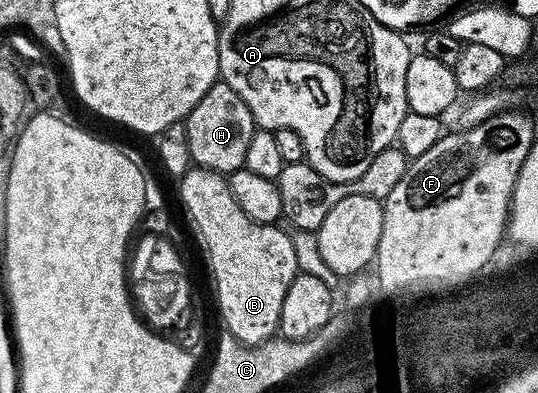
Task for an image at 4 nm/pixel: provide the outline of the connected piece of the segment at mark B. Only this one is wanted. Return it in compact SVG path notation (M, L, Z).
M191 168L179 179L180 202L184 205L184 214L196 233L196 242L208 261L208 270L212 273L212 282L216 285L216 302L220 305L220 314L224 317L227 333L243 342L246 346L257 346L267 342L279 331L279 317L282 316L282 304L287 289L296 279L299 271L298 260L292 235L287 229L279 230L279 225L267 226L261 222L250 220L242 208L238 208L238 200L234 200L234 192L230 192L227 177L212 170Z

